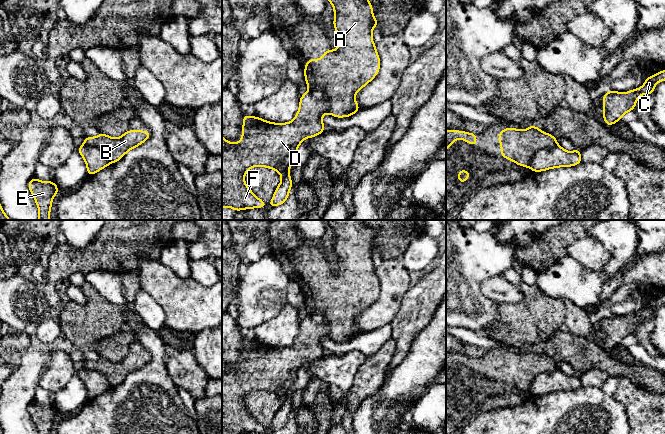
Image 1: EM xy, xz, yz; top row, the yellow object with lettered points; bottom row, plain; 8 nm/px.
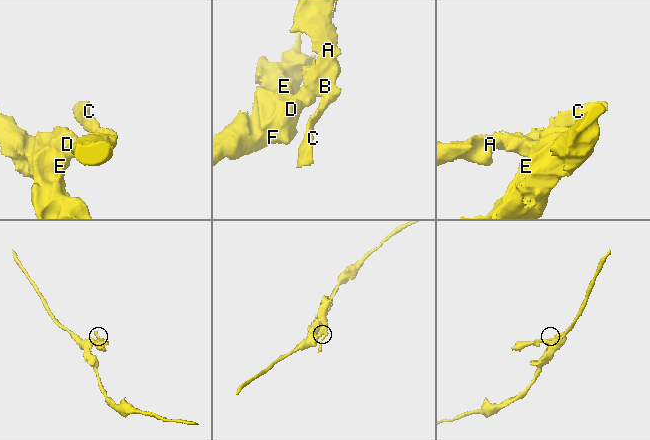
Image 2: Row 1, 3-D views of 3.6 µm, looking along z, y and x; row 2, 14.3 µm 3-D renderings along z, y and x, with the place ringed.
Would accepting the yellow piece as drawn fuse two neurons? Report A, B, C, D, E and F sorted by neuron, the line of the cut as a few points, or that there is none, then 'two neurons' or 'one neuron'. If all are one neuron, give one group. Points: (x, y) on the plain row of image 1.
groups A B C / D E F; cut xz (309, 314), (321, 313), (324, 316), (329, 336); two neurons

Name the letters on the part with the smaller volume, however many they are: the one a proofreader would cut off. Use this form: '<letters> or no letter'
A, B, C

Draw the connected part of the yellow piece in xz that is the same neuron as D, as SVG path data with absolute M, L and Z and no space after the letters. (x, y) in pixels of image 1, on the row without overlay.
M322 313L306 316L299 328L295 342L289 347L272 347L243 337L241 365L229 367L222 360L222 432L243 434L267 430L244 405L246 396L256 390L272 392L282 401L269 430L286 426L292 411L289 392L297 373L304 363L324 356L322 340L329 337Z

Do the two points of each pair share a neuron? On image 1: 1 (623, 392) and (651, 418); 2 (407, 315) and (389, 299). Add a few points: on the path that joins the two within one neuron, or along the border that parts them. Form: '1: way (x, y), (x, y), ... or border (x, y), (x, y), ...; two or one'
1: way (630, 397), (644, 411); one
2: border (410, 287), (404, 294), (400, 308), (390, 324); two

